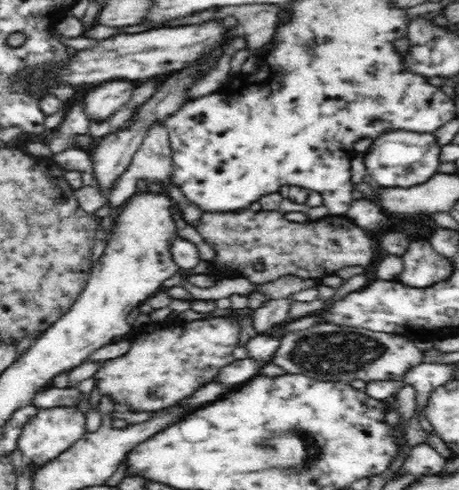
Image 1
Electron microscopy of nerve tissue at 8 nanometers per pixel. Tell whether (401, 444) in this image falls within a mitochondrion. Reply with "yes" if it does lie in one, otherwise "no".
no

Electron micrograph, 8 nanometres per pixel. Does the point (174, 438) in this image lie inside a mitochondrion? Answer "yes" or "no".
no

